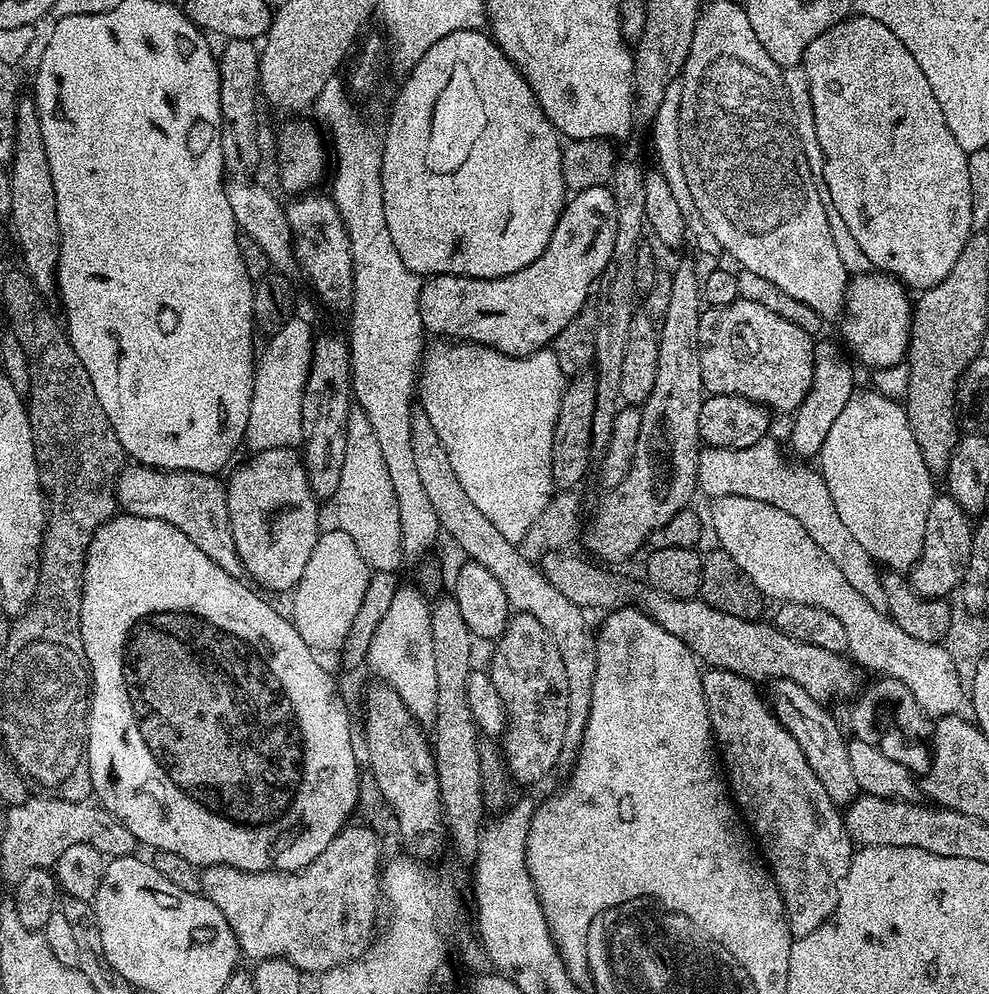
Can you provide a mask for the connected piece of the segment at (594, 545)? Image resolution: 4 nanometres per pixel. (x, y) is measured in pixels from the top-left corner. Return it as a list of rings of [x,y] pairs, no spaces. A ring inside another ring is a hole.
[[[688,260],[671,269],[670,275],[670,306],[666,306],[666,314],[658,324],[658,375],[654,378],[654,390],[650,390],[640,408],[642,430],[638,434],[632,469],[618,486],[607,489],[608,497],[601,502],[588,533],[586,528],[582,536],[600,562],[624,560],[634,555],[643,544],[649,543],[654,529],[666,526],[674,514],[689,507],[693,503],[692,495],[698,492],[696,471],[702,451],[698,410],[702,410],[706,395],[698,342],[702,280],[699,275],[696,277],[696,268]]]

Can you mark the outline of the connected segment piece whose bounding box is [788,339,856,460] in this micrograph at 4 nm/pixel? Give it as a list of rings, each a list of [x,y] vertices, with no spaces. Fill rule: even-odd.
[[[819,339],[814,350],[814,378],[806,398],[793,413],[794,424],[788,438],[793,452],[802,460],[810,460],[820,453],[822,442],[826,440],[835,419],[842,414],[843,407],[856,391],[851,359],[845,349],[837,342]]]

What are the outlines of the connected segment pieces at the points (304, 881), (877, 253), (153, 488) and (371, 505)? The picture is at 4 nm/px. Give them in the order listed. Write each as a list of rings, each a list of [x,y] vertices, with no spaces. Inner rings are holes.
[[[352,822],[336,835],[334,842],[330,842],[330,846],[326,846],[326,850],[322,854],[318,854],[318,858],[314,858],[314,862],[310,862],[308,868],[303,868],[300,872],[277,872],[275,870],[270,872],[243,872],[234,866],[215,864],[200,872],[200,892],[212,903],[212,907],[222,910],[229,928],[234,930],[235,947],[240,947],[252,959],[252,962],[275,959],[289,960],[295,968],[300,969],[301,973],[316,972],[315,974],[323,974],[340,964],[349,964],[351,960],[361,959],[377,935],[378,920],[376,924],[376,907],[379,904],[381,907],[382,904],[382,855],[380,839],[363,823],[356,822],[355,824],[355,822]]]
[[[859,14],[849,15],[848,19],[840,20],[830,30],[818,34],[818,38],[814,38],[810,46],[806,46],[802,66],[810,82],[814,126],[818,130],[818,142],[824,151],[823,187],[827,199],[838,206],[838,214],[842,214],[850,234],[854,234],[854,242],[862,246],[862,254],[870,258],[873,269],[895,276],[909,289],[923,290],[942,282],[942,278],[950,274],[958,254],[962,254],[962,246],[966,246],[968,237],[973,233],[970,218],[970,174],[966,171],[968,153],[962,150],[962,146],[958,146],[954,134],[950,134],[950,126],[946,126],[946,118],[942,118],[942,106],[938,106],[938,98],[934,98],[934,90],[930,90],[926,74],[922,74],[922,66],[918,66],[918,62],[914,62],[914,54],[910,54],[910,50],[906,50],[906,46],[898,42],[898,34],[894,34],[894,30],[890,30],[882,22],[874,22],[874,18]]]
[[[132,462],[121,468],[116,478],[116,502],[127,515],[170,522],[170,526],[182,530],[182,534],[186,534],[186,538],[190,538],[210,562],[218,562],[226,574],[243,577],[242,558],[238,558],[230,526],[228,489],[216,479],[212,474],[166,472],[163,468],[147,468],[144,464]]]
[[[359,410],[352,411],[348,416],[346,454],[342,462],[342,478],[334,497],[335,504],[335,523],[346,530],[350,538],[354,538],[354,546],[358,546],[358,554],[362,554],[369,569],[372,572],[396,572],[404,556],[398,498],[394,498],[390,470],[386,470],[386,458],[382,458],[374,426],[370,426],[370,418]]]

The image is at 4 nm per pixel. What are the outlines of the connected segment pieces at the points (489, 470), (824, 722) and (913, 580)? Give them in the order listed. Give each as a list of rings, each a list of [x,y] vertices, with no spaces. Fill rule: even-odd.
[[[432,342],[428,349],[424,352],[424,361],[420,364],[420,400],[419,407],[423,408],[426,418],[430,418],[430,423],[434,425],[434,431],[438,434],[438,438],[442,442],[442,446],[446,446],[446,454],[450,454],[450,466],[454,466],[454,474],[458,474],[458,482],[462,482],[462,490],[466,490],[466,494],[470,498],[470,502],[474,502],[474,506],[478,506],[478,510],[482,510],[482,514],[486,514],[486,518],[490,518],[490,522],[494,522],[494,526],[501,532],[502,538],[506,538],[511,544],[519,545],[520,541],[526,538],[526,532],[530,530],[538,516],[547,508],[548,501],[554,495],[554,483],[551,474],[551,451],[554,447],[554,430],[555,422],[558,420],[559,406],[562,405],[563,392],[566,385],[566,377],[562,366],[558,362],[555,351],[551,347],[541,348],[539,352],[532,352],[529,356],[507,356],[493,348],[485,348],[483,344],[469,344],[467,342]]]
[[[775,680],[771,685],[770,707],[773,714],[794,734],[794,742],[802,746],[802,754],[806,754],[806,762],[810,762],[810,770],[818,774],[818,782],[830,794],[837,806],[847,806],[856,799],[860,792],[858,782],[854,778],[854,770],[850,767],[848,740],[843,736],[841,725],[834,722],[831,711],[821,701],[810,698],[810,694],[789,680]]]
[[[933,495],[930,514],[926,514],[926,538],[922,554],[910,569],[910,583],[916,595],[921,598],[948,598],[959,589],[964,579],[966,562],[970,562],[970,542],[972,541],[973,521],[967,512],[958,506],[953,496]]]

